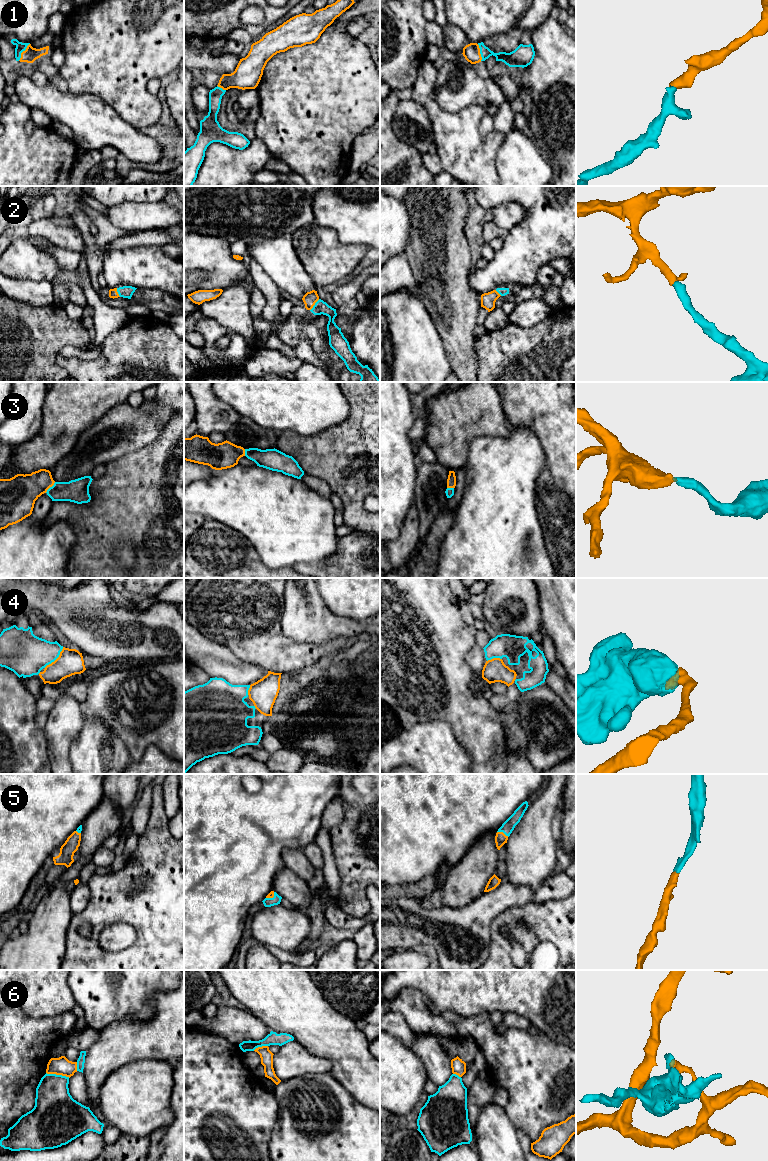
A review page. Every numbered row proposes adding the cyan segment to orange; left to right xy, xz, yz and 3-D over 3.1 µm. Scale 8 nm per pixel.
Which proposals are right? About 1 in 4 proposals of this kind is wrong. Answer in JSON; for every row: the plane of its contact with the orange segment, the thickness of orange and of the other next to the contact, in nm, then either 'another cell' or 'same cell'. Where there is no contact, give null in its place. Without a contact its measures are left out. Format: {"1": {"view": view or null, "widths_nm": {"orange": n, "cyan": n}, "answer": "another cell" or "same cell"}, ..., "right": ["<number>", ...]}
{"1": {"view": "xy", "widths_nm": {"orange": 110, "cyan": 80}, "answer": "same cell"}, "2": {"view": "xz", "widths_nm": {"orange": 110, "cyan": 110}, "answer": "same cell"}, "3": {"view": "xy", "widths_nm": {"orange": 280, "cyan": 190}, "answer": "same cell"}, "4": {"view": "xy", "widths_nm": {"orange": 200, "cyan": 340}, "answer": "same cell"}, "5": {"view": "yz", "widths_nm": {"orange": 100, "cyan": 100}, "answer": "same cell"}, "6": {"view": "xy", "widths_nm": {"orange": 140, "cyan": 300}, "answer": "another cell"}, "right": ["1", "2", "3", "4", "5"]}

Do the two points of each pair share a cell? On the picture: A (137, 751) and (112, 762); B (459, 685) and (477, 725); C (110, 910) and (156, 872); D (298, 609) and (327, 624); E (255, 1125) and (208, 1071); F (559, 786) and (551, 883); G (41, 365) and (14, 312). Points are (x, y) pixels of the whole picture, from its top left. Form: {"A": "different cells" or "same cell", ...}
{"A": "different cells", "B": "same cell", "C": "same cell", "D": "same cell", "E": "same cell", "F": "different cells", "G": "same cell"}

